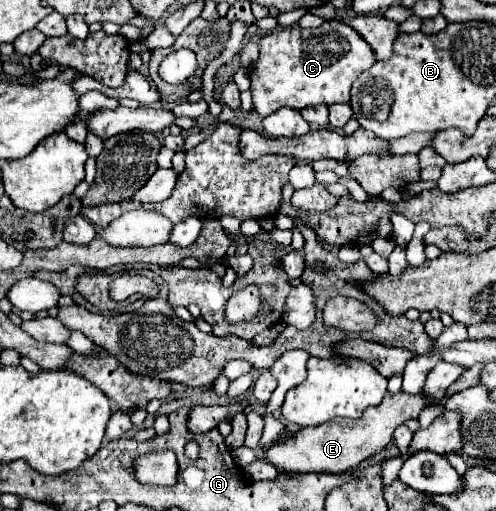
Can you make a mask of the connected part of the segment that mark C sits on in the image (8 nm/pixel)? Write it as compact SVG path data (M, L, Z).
M324 21L316 29L286 27L264 35L258 47L260 59L250 67L250 89L260 117L272 115L280 107L300 111L318 103L348 103L354 79L376 63L372 47L342 21Z

